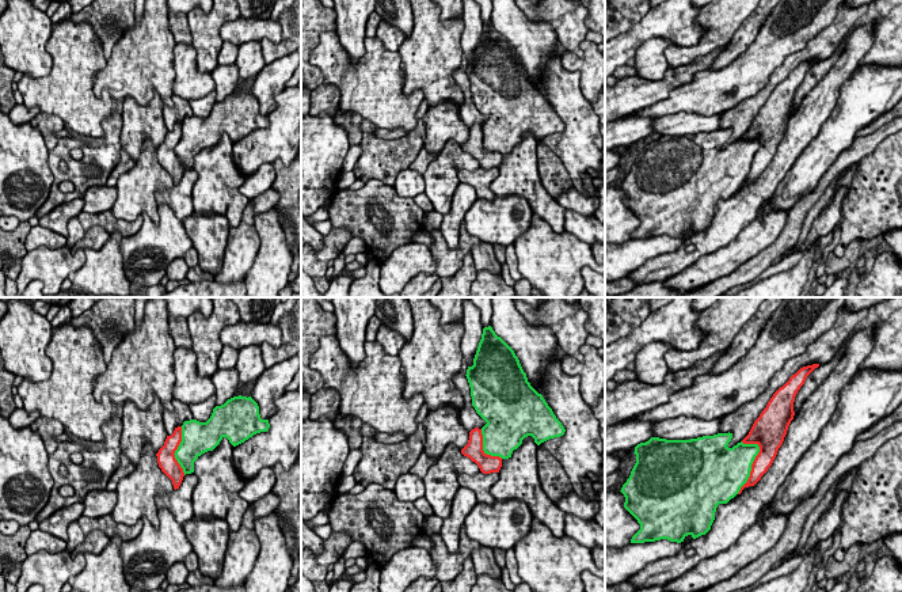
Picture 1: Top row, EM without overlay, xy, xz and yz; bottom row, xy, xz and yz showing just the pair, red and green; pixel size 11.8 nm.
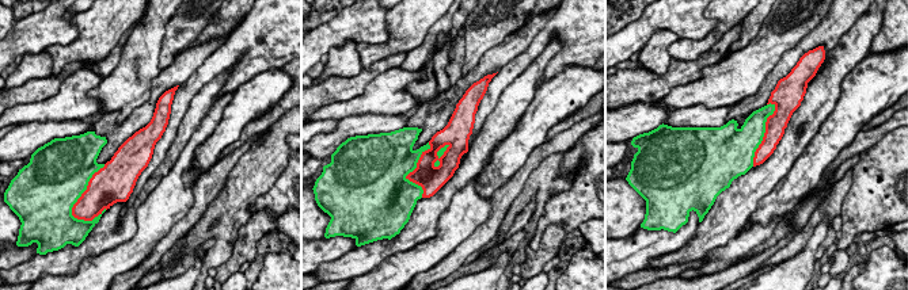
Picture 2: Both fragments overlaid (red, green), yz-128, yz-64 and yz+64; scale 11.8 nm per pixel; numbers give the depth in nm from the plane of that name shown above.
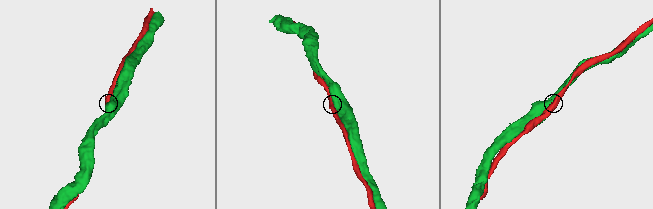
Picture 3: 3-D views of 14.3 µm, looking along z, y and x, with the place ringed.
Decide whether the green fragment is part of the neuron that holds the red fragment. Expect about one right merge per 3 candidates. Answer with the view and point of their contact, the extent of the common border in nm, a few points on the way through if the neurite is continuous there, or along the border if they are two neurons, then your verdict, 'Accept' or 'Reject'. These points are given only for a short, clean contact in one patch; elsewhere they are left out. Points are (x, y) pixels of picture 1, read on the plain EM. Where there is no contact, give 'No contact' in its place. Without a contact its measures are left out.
Touches red at yz (752, 164). Shared border 650 nm. Accept

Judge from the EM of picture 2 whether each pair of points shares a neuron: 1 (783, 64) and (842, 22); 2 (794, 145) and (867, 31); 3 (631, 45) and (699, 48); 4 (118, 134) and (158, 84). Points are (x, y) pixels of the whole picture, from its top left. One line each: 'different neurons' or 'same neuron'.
1: same neuron
2: same neuron
3: different neurons
4: same neuron

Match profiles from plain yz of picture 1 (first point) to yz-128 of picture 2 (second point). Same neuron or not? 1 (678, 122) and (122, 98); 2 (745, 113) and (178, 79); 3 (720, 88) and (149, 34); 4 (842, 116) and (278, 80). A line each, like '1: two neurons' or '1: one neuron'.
1: two neurons
2: one neuron
3: two neurons
4: one neuron

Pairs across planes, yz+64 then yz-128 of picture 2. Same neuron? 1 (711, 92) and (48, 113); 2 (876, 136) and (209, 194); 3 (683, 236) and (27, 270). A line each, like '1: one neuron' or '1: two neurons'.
1: one neuron
2: one neuron
3: two neurons

